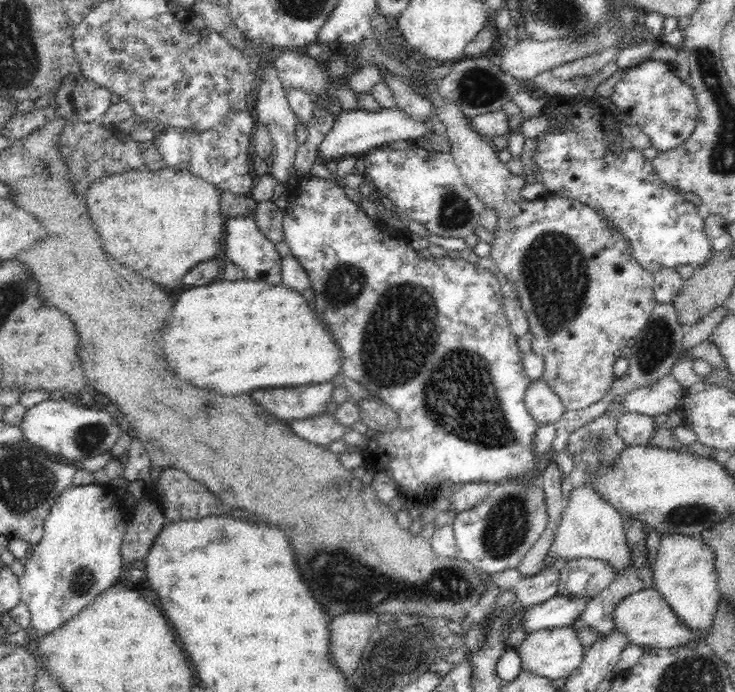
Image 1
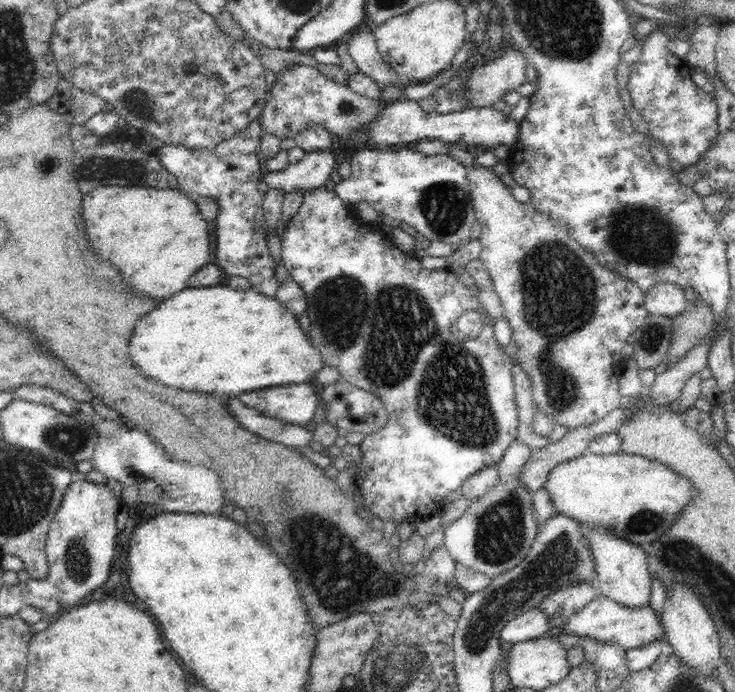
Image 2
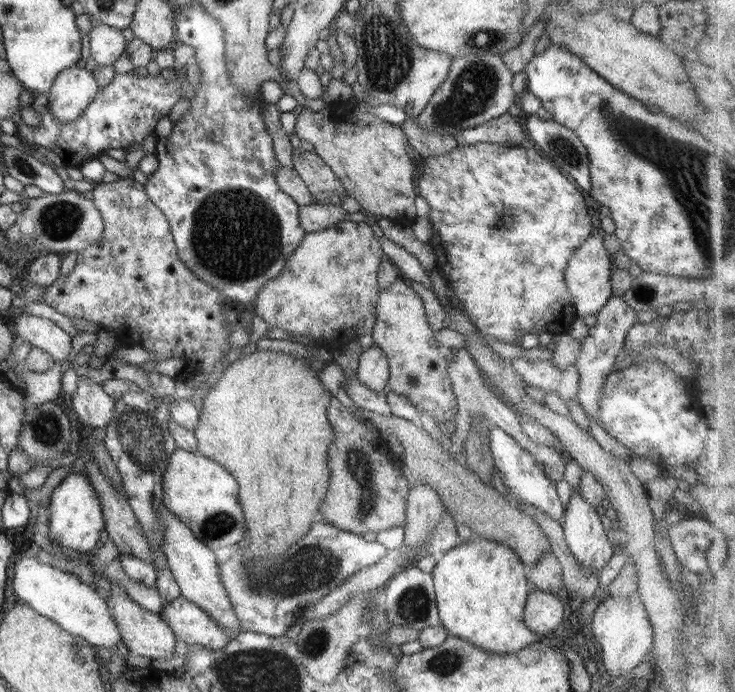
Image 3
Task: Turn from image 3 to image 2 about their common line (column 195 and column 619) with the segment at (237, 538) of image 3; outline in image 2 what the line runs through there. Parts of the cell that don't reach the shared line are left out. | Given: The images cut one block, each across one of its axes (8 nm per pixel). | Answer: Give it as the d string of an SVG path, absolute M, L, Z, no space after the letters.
M622 452L603 455L584 454L558 463L549 472L544 488L550 494L558 513L572 517L580 525L604 525L610 531L616 531L616 535L622 539L639 545L660 538L669 526L676 522L678 514L698 496L698 489L694 487L694 483L676 473L672 467L658 460L650 460L644 455Z

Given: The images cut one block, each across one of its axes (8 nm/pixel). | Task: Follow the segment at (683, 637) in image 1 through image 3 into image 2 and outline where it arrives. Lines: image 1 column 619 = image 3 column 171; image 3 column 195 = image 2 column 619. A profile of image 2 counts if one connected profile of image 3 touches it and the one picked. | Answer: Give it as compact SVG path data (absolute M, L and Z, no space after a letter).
M599 595L590 603L584 605L574 614L566 625L562 626L564 635L578 635L578 637L592 637L602 642L612 642L626 649L650 644L658 638L664 639L665 631L661 623L661 616L650 605L643 607L624 607L614 600Z

